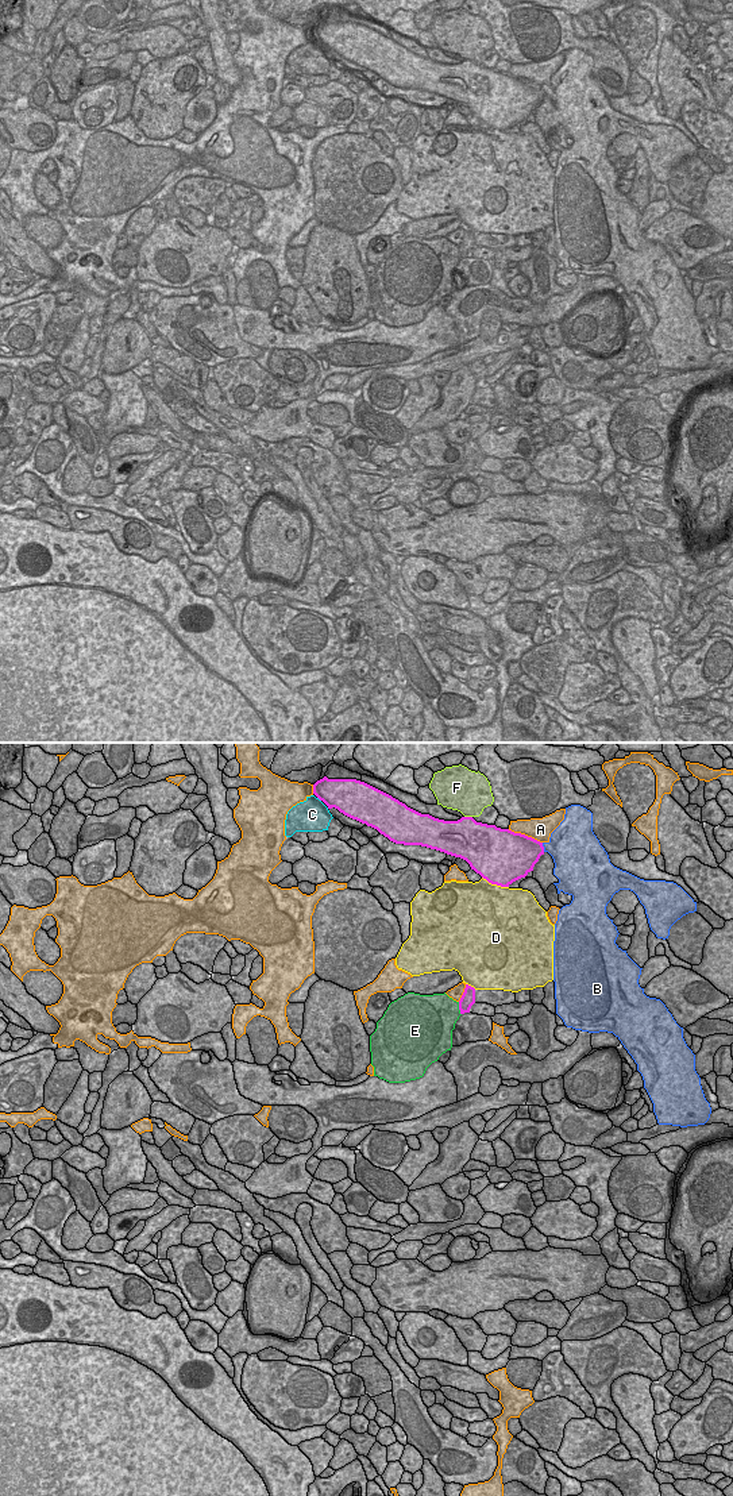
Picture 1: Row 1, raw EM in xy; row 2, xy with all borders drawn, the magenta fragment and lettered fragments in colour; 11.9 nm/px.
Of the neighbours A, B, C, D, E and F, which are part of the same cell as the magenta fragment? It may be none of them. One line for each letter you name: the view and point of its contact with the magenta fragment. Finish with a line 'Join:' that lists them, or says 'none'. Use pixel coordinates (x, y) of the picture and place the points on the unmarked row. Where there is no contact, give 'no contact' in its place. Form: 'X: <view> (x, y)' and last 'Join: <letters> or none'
Join: none

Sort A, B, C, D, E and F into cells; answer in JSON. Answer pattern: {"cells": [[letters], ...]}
{"cells": [["A"], ["B"], ["C"], ["D"], ["E"], ["F"]]}

